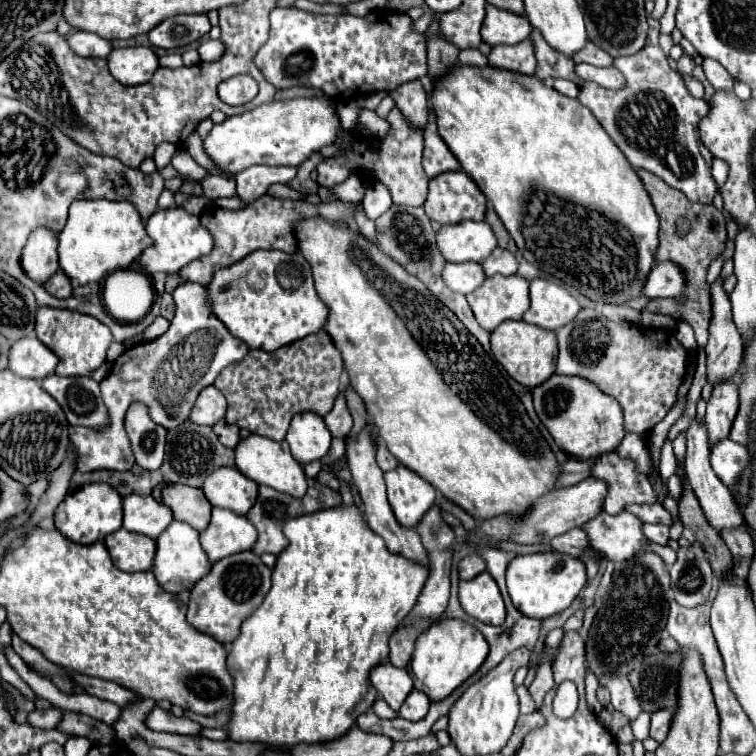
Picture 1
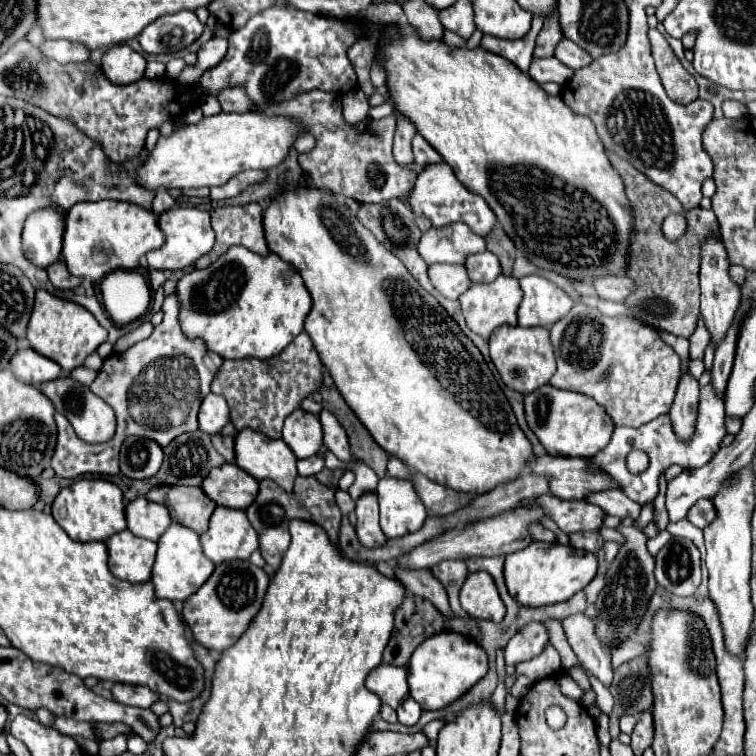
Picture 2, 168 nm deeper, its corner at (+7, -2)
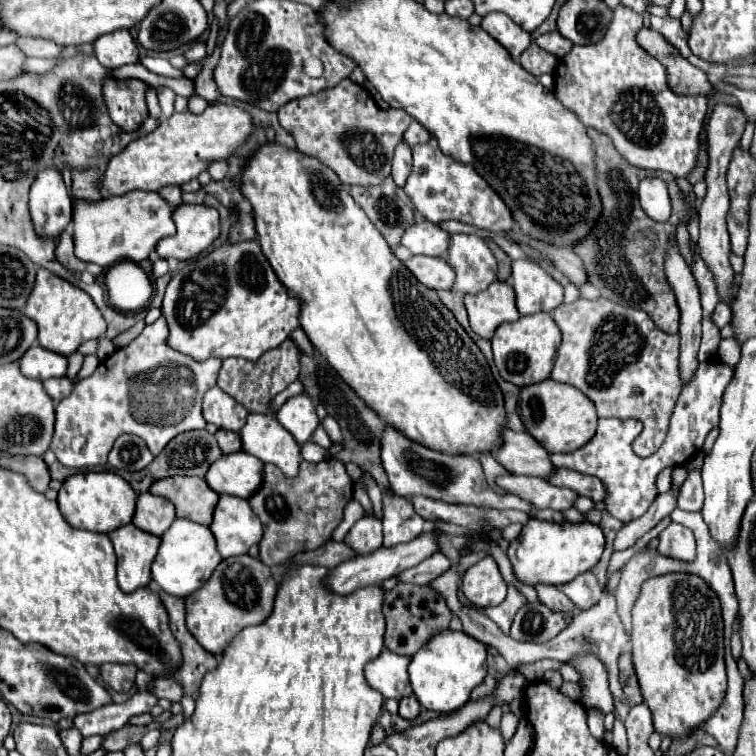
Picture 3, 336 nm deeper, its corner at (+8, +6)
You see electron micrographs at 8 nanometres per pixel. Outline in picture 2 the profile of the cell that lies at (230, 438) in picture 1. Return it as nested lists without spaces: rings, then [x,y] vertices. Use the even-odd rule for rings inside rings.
[[[213,435],[211,437],[213,441],[213,447],[225,457],[227,463],[233,463],[235,461],[235,451],[233,451],[233,445],[235,445],[235,439],[233,437],[223,437],[223,435]]]

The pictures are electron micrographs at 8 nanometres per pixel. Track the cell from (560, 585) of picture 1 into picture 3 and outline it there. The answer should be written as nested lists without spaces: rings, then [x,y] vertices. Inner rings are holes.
[[[530,519],[522,527],[522,533],[508,545],[506,555],[512,563],[512,571],[520,583],[526,585],[554,585],[560,587],[570,583],[574,577],[590,571],[602,555],[604,535],[594,523],[548,523],[540,519]]]

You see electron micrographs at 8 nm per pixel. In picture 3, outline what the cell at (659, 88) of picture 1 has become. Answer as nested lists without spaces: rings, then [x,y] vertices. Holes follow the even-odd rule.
[[[620,3],[620,5],[614,9],[612,25],[610,25],[610,29],[608,29],[604,41],[598,41],[596,45],[586,45],[586,47],[574,45],[574,47],[572,47],[572,53],[568,53],[568,57],[562,57],[562,59],[560,59],[558,69],[556,69],[556,79],[554,79],[554,93],[556,93],[558,101],[562,101],[564,107],[572,109],[572,111],[580,117],[580,121],[582,121],[586,127],[594,127],[594,129],[598,129],[600,133],[606,133],[606,135],[612,139],[612,143],[614,143],[614,147],[618,149],[618,153],[624,155],[624,159],[626,159],[628,163],[632,163],[632,165],[636,165],[636,167],[640,167],[640,169],[666,171],[666,173],[672,173],[674,177],[686,179],[686,177],[696,169],[696,165],[698,165],[698,155],[700,155],[700,149],[702,149],[700,133],[702,133],[702,127],[704,127],[704,121],[706,121],[706,115],[708,115],[708,97],[704,97],[704,95],[694,95],[694,97],[678,97],[678,95],[674,95],[674,93],[668,89],[668,85],[666,85],[666,71],[664,71],[664,67],[662,67],[656,59],[652,59],[650,53],[646,53],[646,51],[638,45],[636,35],[638,35],[640,29],[642,29],[642,15],[634,13],[630,7],[626,7],[626,5]]]

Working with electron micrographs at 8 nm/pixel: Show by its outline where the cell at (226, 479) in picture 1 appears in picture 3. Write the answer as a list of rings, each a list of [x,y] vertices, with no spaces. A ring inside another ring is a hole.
[[[238,451],[214,461],[206,473],[206,481],[218,495],[248,499],[262,485],[262,467],[260,459]]]

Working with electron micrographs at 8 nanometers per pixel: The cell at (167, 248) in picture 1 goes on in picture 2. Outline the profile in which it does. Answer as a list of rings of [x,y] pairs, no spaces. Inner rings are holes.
[[[173,207],[167,213],[159,215],[159,227],[165,233],[165,245],[147,253],[147,265],[159,271],[179,271],[191,267],[199,257],[211,251],[215,243],[215,233],[211,229],[211,217],[207,211],[195,207]]]

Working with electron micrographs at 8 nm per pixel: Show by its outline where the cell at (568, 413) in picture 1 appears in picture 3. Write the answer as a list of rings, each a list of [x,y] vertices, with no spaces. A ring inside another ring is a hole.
[[[546,379],[526,385],[520,391],[520,417],[526,431],[548,449],[548,453],[568,453],[584,447],[594,435],[598,425],[596,407],[576,387]]]

